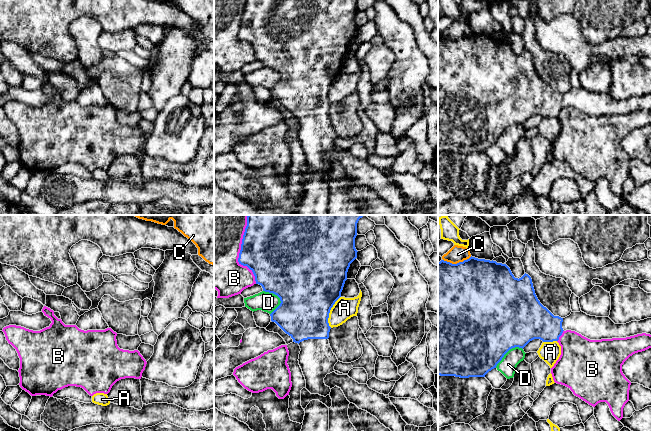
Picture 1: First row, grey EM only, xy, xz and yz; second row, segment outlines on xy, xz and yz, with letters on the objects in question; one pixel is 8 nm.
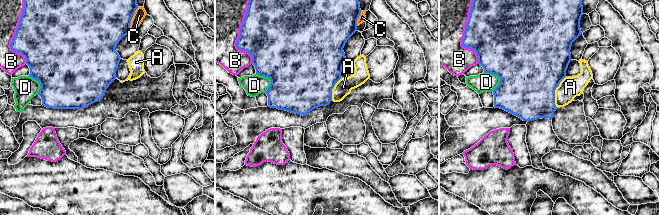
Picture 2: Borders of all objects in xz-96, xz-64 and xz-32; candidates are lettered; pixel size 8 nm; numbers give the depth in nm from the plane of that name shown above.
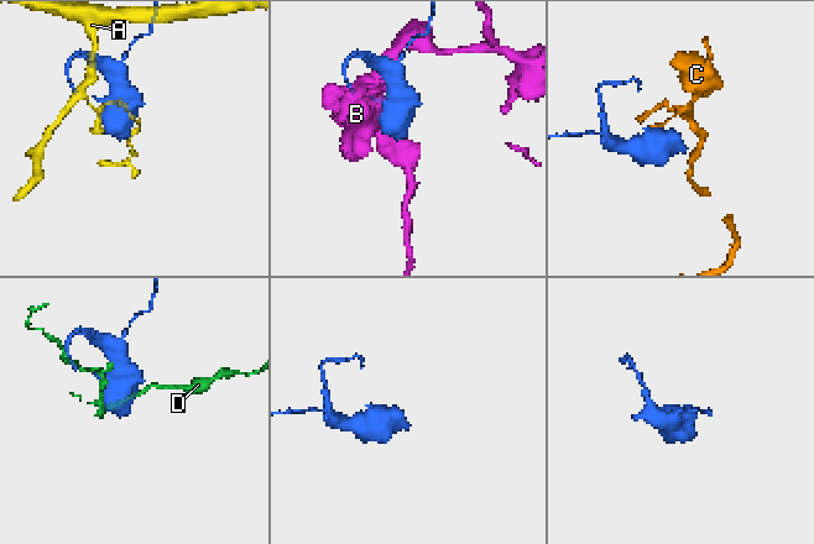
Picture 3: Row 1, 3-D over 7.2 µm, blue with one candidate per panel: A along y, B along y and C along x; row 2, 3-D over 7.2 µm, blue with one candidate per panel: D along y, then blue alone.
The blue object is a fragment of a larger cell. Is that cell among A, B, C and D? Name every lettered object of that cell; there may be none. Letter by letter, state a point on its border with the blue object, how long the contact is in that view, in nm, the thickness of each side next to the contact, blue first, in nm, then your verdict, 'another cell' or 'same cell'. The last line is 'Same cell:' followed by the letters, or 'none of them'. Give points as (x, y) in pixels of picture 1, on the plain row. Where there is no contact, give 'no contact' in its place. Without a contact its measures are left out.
A: meets blue in xz at (329, 88); contact 260 nm long; 480 nm thick on the blue side, 180 nm on the other; another cell
B: meets blue in xz at (239, 31); contact 480 nm long; 440 nm thick on the blue side, 400 nm on the other; another cell
C: meets blue in yz at (457, 39); contact 240 nm long; 500 nm thick on the blue side, 140 nm on the other; another cell
D: meets blue in xz at (279, 73); contact 200 nm long; 500 nm thick on the blue side, 160 nm on the other; another cell
Same cell: none of them

